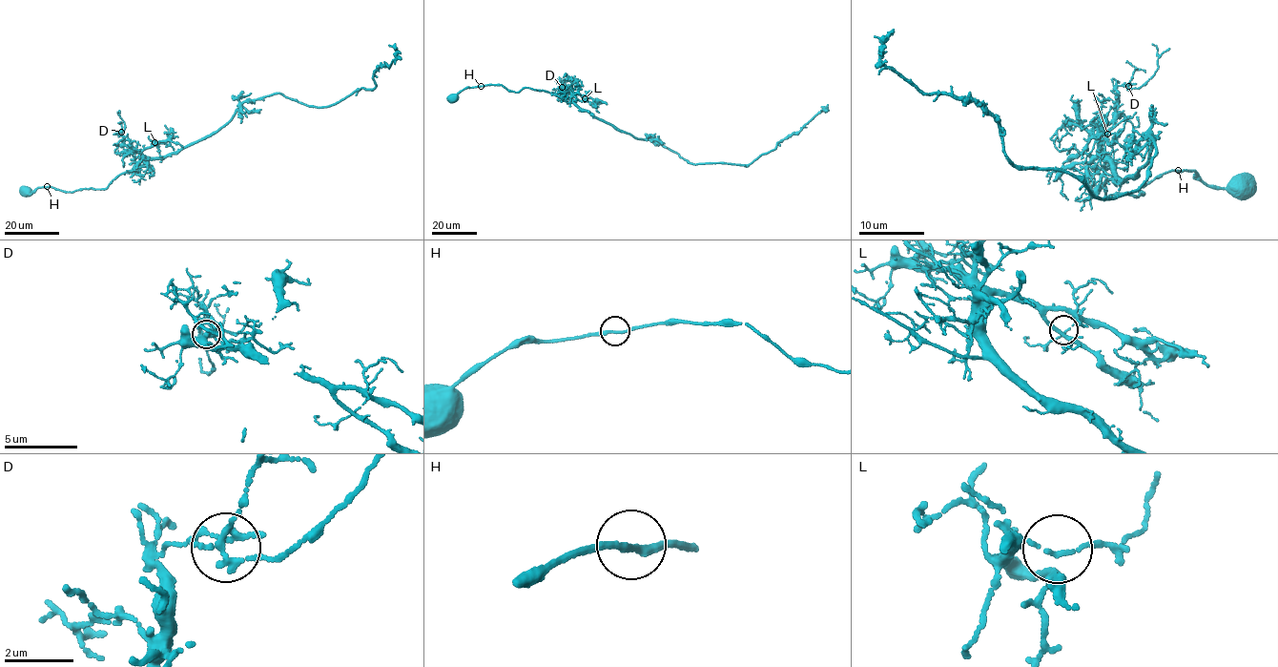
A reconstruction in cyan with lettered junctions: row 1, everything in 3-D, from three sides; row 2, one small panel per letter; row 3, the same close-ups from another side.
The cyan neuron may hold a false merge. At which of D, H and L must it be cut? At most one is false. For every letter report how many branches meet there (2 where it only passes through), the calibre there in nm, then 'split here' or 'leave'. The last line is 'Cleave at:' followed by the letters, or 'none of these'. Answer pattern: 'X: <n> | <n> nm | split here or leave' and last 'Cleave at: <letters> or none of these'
D: 3 | 150 nm | leave
H: 2 | 200 nm | leave
L: 2 | 90 nm | leave
Cleave at: none of these

